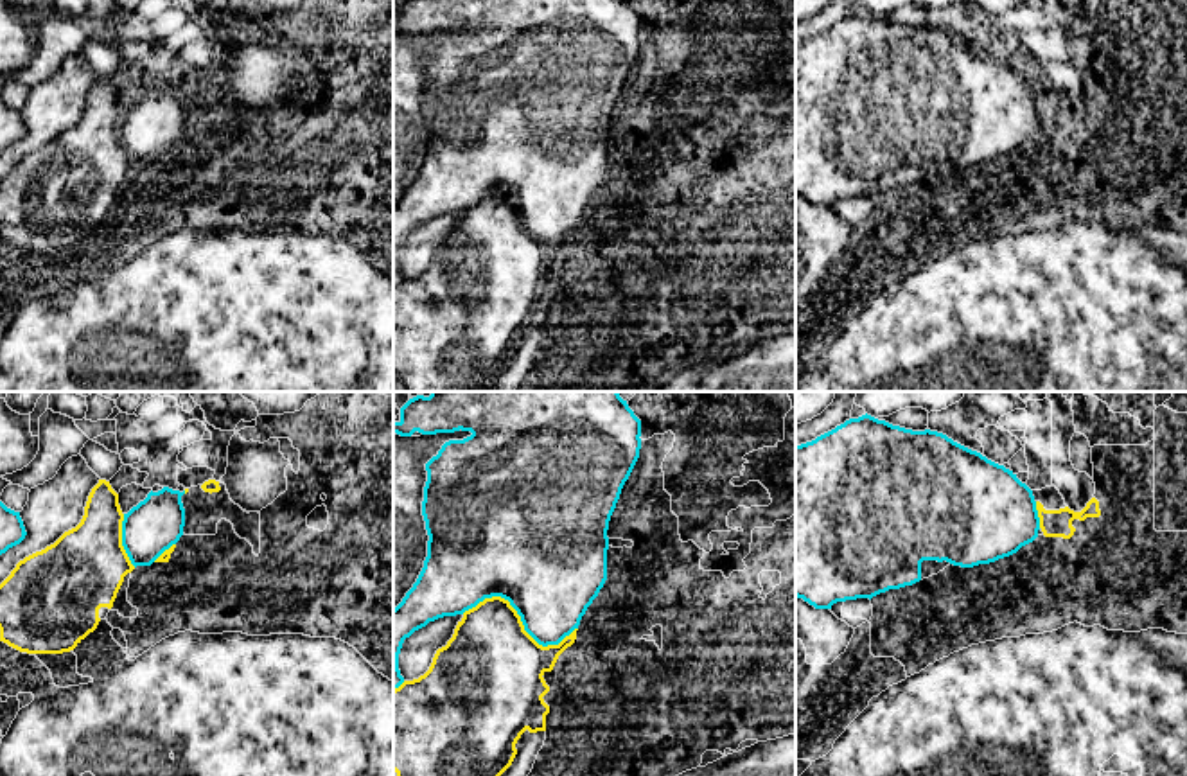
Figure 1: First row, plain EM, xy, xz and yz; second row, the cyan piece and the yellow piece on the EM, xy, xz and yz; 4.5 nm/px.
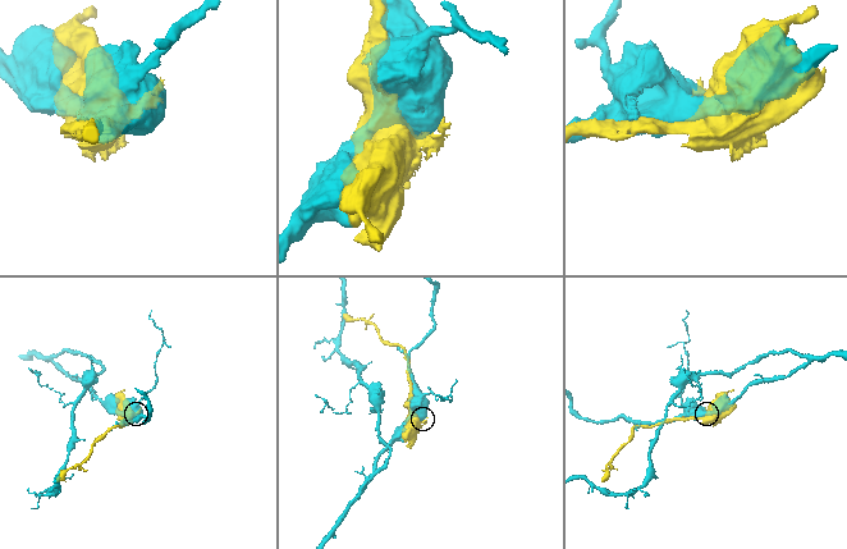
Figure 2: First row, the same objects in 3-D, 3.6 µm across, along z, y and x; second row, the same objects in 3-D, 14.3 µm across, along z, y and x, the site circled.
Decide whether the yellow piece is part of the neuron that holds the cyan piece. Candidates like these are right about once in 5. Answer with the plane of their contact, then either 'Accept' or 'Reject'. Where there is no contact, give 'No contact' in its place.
Touches cyan in xz. Reject

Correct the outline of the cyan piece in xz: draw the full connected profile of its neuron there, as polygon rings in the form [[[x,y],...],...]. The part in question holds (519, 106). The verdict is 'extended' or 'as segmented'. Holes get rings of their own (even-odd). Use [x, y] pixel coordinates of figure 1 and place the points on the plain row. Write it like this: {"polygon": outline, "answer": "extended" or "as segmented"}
{"polygon": [[[406,0],[400,5],[400,18],[393,20],[393,31],[400,34],[411,34],[415,29],[436,32],[460,27],[472,32],[463,38],[445,40],[438,52],[426,61],[427,79],[424,84],[422,113],[429,133],[427,154],[417,180],[393,207],[393,287],[404,280],[399,268],[399,251],[404,237],[429,219],[463,212],[485,196],[501,194],[508,198],[521,214],[524,228],[542,244],[558,242],[578,226],[582,214],[607,178],[609,119],[641,47],[641,18],[627,0]]], "answer": "as segmented"}

